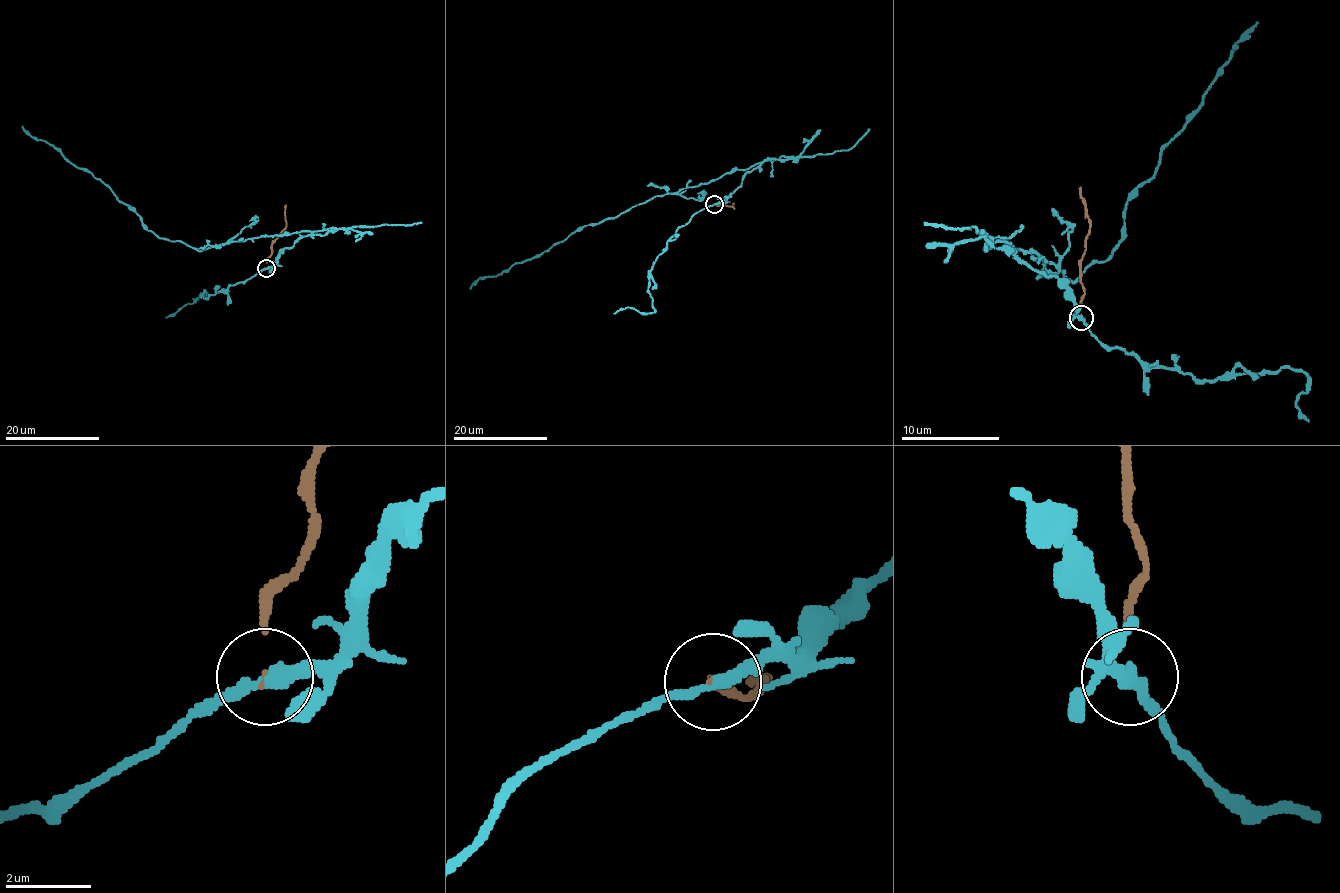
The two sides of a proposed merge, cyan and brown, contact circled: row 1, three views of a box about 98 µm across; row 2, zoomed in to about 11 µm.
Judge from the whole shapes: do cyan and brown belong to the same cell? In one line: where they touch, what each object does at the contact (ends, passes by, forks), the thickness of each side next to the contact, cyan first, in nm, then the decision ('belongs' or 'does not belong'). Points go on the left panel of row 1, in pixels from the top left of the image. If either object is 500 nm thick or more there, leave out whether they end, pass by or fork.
at (266, 268); cyan passes by; brown ends there; 280 nm thick on the cyan side, 40 nm on the other; does not belong

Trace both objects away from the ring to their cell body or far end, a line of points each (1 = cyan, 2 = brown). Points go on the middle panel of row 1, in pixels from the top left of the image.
1: (714, 204), (734, 191), (747, 172), (774, 158), (584, 225), (538, 256), (480, 277), (470, 289)
2: (714, 204), (734, 208), (734, 203)

